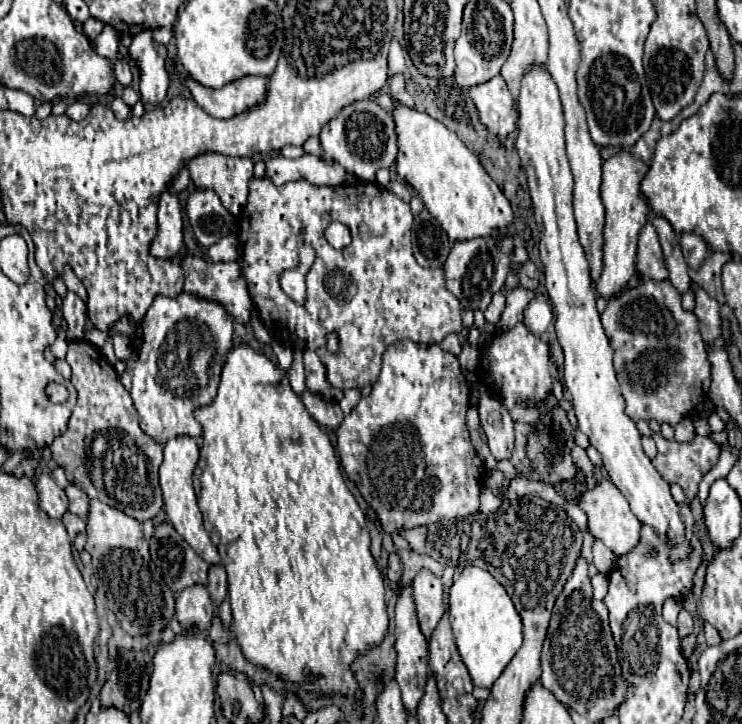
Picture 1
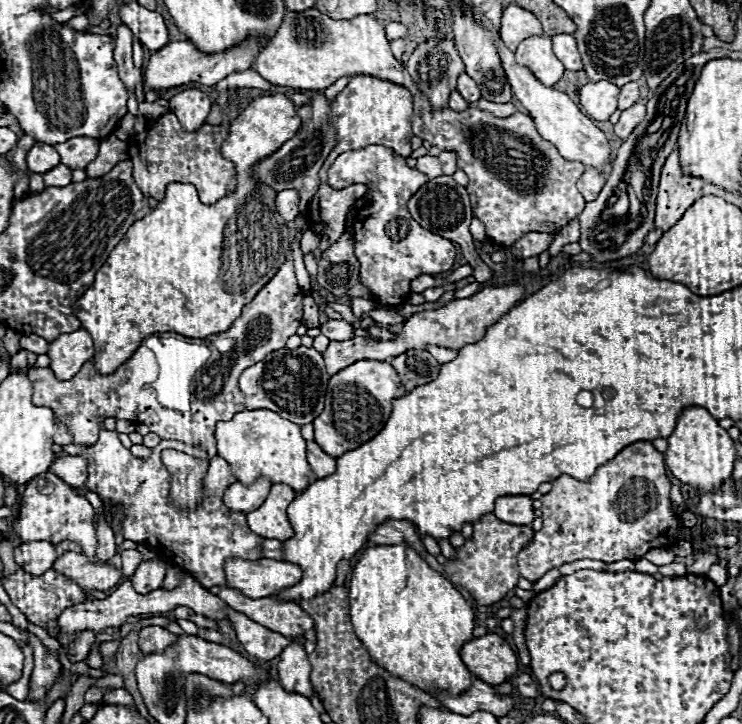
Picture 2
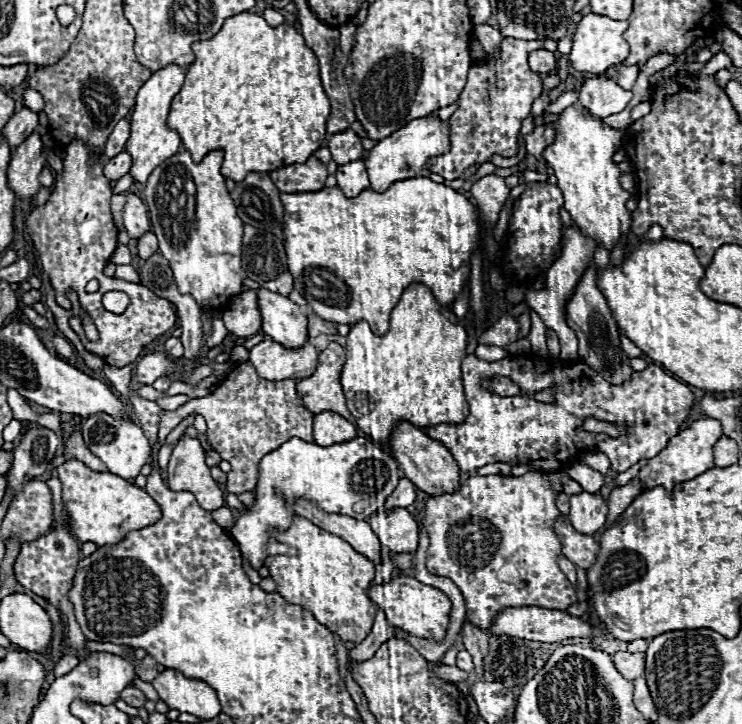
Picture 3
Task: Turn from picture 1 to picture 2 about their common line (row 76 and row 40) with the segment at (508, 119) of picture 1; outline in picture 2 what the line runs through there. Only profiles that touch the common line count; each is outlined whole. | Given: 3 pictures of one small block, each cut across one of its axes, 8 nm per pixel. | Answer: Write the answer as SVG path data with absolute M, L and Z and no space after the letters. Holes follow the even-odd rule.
M492 32L492 34L494 34L498 54L500 54L502 68L506 72L506 78L508 78L510 86L512 86L512 94L530 112L532 120L536 122L536 128L538 128L540 136L544 140L552 142L564 158L584 162L586 166L596 166L602 172L604 164L610 160L610 144L608 144L604 132L600 128L596 128L592 124L592 120L588 116L584 116L578 110L578 106L564 92L560 92L556 88L550 88L550 86L544 86L526 66L520 66L514 60L514 52L504 46L504 42L500 40L500 36L496 32Z

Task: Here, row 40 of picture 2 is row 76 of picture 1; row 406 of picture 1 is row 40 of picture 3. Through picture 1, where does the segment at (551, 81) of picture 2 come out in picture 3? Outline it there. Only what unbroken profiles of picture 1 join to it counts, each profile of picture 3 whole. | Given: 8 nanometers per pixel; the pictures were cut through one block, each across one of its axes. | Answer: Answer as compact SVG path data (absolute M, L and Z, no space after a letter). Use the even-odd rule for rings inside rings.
M586 14L576 26L572 52L568 54L572 68L590 74L602 74L608 70L608 66L616 66L624 62L624 58L628 58L628 44L622 38L626 28L628 28L626 20L612 20L598 14Z

